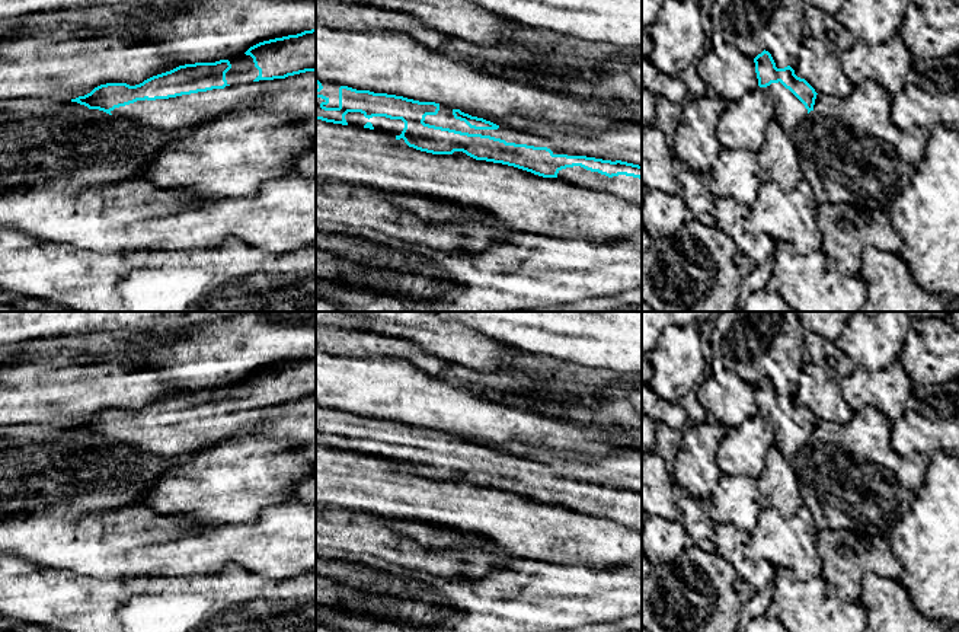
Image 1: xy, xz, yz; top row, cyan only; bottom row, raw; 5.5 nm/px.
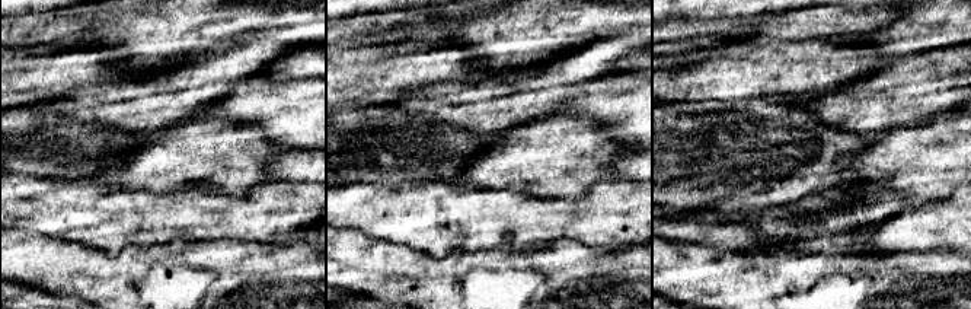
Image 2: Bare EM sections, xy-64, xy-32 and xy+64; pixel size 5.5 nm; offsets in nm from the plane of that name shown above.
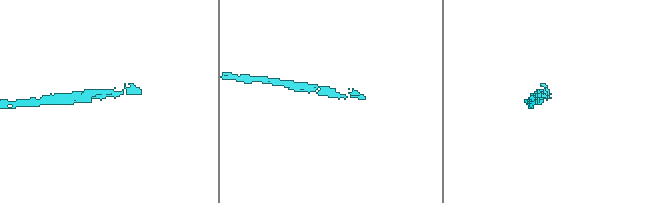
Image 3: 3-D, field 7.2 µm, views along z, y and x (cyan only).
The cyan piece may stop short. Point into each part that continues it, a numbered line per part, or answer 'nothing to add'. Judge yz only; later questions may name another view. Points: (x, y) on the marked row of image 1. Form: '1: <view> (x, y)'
1: yz (790, 111)

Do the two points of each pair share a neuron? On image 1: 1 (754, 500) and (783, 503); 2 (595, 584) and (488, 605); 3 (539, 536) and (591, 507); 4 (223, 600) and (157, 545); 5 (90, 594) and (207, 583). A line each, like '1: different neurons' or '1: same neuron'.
1: different neurons
2: same neuron
3: different neurons
4: different neurons
5: same neuron

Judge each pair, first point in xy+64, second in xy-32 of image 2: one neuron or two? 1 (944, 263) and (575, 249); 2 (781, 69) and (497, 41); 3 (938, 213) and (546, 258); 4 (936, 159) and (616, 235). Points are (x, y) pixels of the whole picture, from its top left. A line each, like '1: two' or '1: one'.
1: one
2: two
3: two
4: two

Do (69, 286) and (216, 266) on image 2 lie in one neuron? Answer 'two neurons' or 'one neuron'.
one neuron

